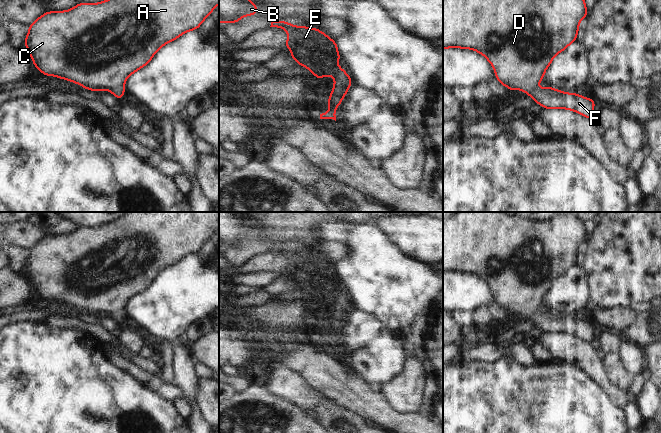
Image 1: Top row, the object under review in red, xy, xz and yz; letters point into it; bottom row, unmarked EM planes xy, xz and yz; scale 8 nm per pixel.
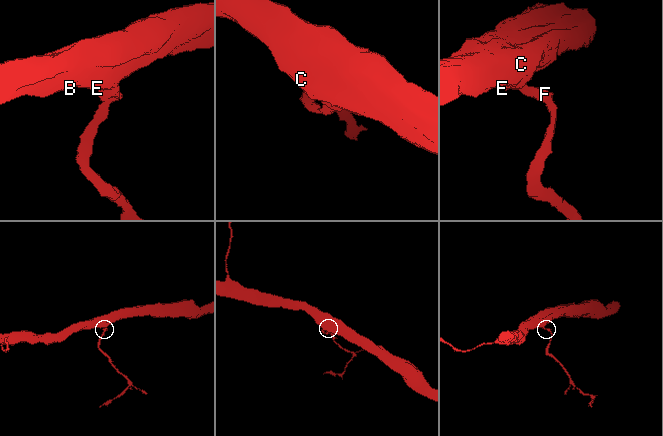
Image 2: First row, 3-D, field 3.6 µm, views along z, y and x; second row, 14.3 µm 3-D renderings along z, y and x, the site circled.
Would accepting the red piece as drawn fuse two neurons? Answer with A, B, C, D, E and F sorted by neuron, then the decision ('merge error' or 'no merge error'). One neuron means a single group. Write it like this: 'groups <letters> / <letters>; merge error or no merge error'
groups A B C D E F; no merge error

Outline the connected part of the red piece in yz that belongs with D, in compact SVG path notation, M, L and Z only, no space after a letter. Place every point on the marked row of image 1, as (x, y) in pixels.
M443 0L443 49L473 49L489 61L499 84L505 85L510 91L524 91L544 109L568 109L588 119L595 119L594 99L576 92L566 93L552 87L537 86L553 58L577 40L579 22L587 15L585 0Z

